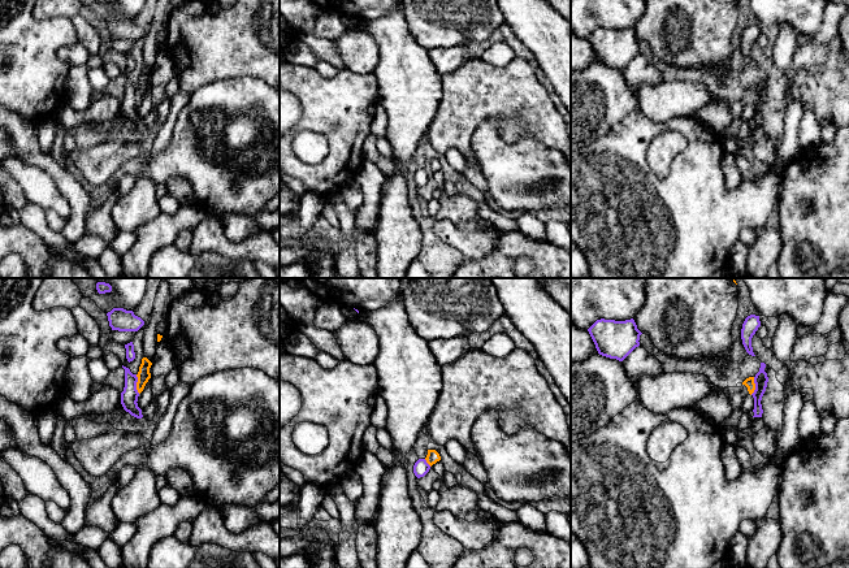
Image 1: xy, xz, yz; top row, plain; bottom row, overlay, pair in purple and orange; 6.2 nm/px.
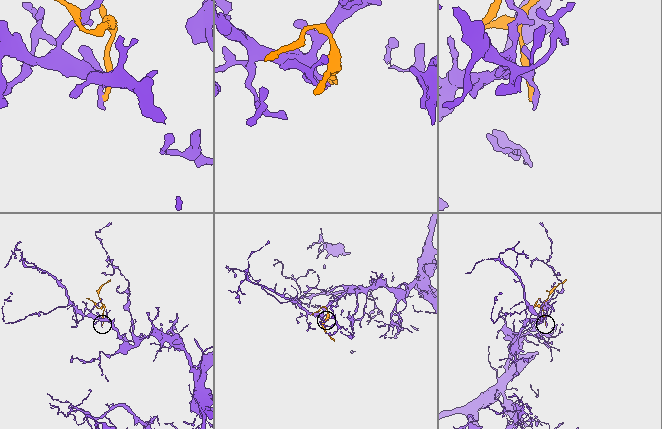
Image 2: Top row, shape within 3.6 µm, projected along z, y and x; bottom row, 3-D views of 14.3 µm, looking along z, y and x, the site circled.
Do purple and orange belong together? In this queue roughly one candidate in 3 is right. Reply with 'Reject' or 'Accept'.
Reject

